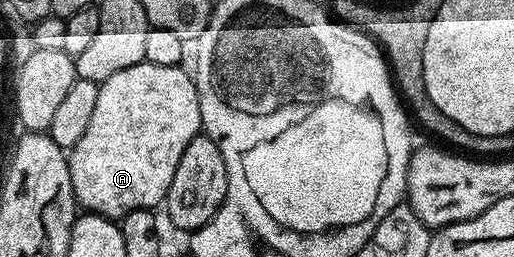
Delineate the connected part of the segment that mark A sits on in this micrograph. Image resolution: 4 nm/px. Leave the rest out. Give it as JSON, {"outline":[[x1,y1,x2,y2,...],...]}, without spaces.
{"outline":[[136,63,131,69,119,69,115,77,107,77,107,81,99,84,95,114,87,125,87,133,68,152,73,192,86,212,119,221,135,209,153,209,156,203,164,204,183,149,202,130,197,84,194,76,183,68]]}

